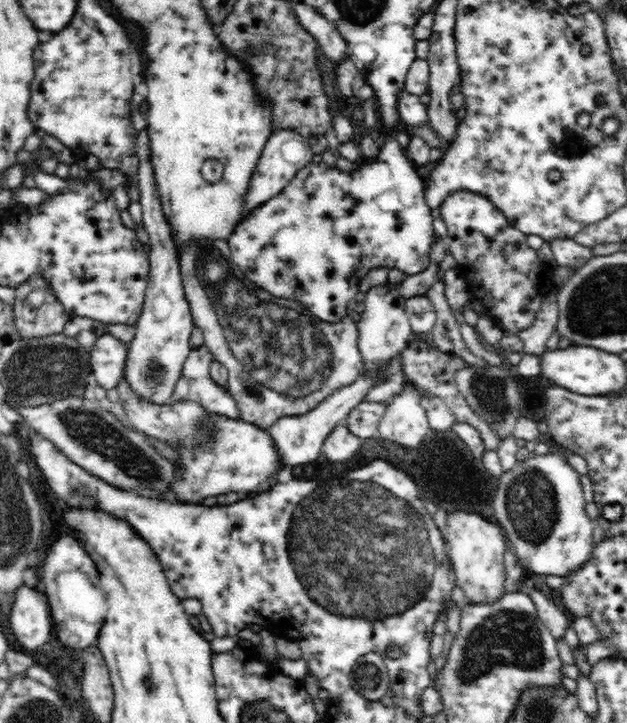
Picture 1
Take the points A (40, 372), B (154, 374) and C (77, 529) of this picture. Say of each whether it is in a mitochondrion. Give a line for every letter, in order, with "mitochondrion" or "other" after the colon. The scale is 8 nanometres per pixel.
A: mitochondrion
B: mitochondrion
C: other

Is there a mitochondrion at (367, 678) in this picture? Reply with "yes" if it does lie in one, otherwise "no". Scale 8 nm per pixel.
yes

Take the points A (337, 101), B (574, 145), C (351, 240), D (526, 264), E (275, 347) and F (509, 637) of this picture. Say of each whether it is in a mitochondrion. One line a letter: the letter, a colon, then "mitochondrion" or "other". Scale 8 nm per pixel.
A: other
B: mitochondrion
C: other
D: other
E: mitochondrion
F: mitochondrion

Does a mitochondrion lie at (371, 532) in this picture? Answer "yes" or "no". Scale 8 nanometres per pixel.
yes

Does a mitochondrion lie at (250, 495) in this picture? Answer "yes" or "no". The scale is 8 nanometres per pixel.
no

